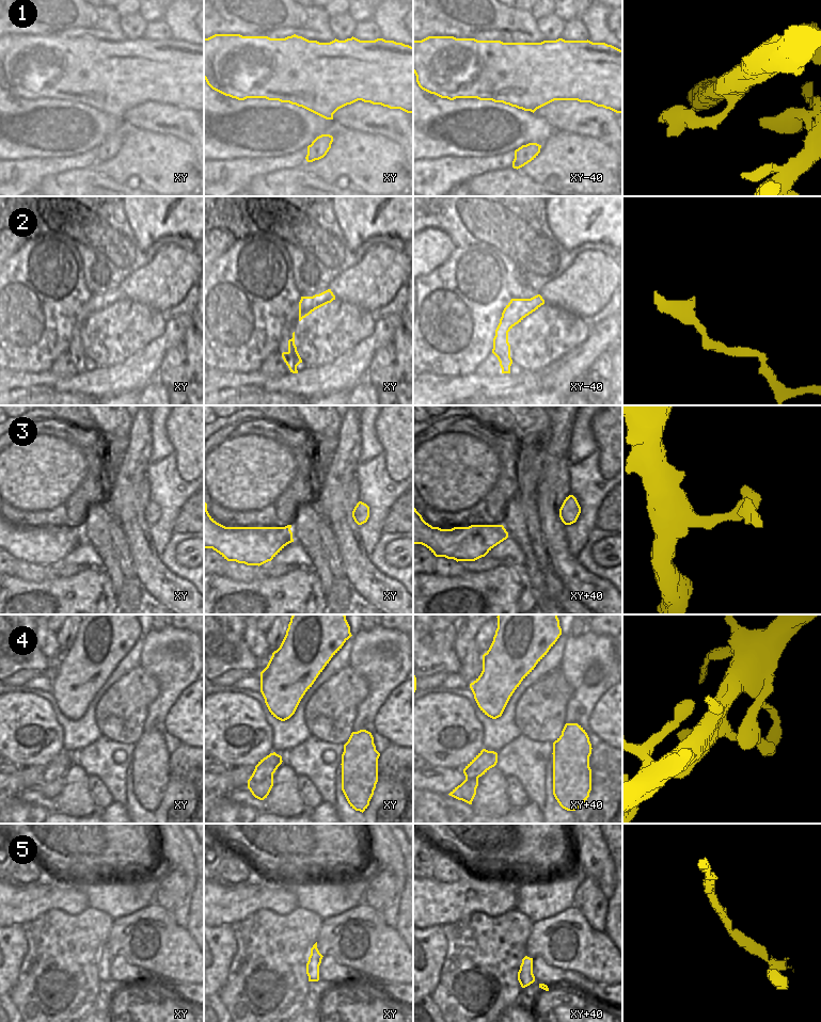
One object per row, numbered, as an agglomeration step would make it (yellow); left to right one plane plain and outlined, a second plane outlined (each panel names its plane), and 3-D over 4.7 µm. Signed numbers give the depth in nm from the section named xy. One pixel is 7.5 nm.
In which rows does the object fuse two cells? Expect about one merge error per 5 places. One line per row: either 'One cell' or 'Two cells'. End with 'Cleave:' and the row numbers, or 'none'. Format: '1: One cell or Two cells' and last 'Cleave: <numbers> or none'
1: One cell
2: One cell
3: One cell
4: One cell
5: One cell
Cleave: none.

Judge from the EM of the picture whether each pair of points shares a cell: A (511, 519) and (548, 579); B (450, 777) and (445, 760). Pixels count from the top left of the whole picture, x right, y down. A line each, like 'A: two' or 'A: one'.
A: one
B: two

